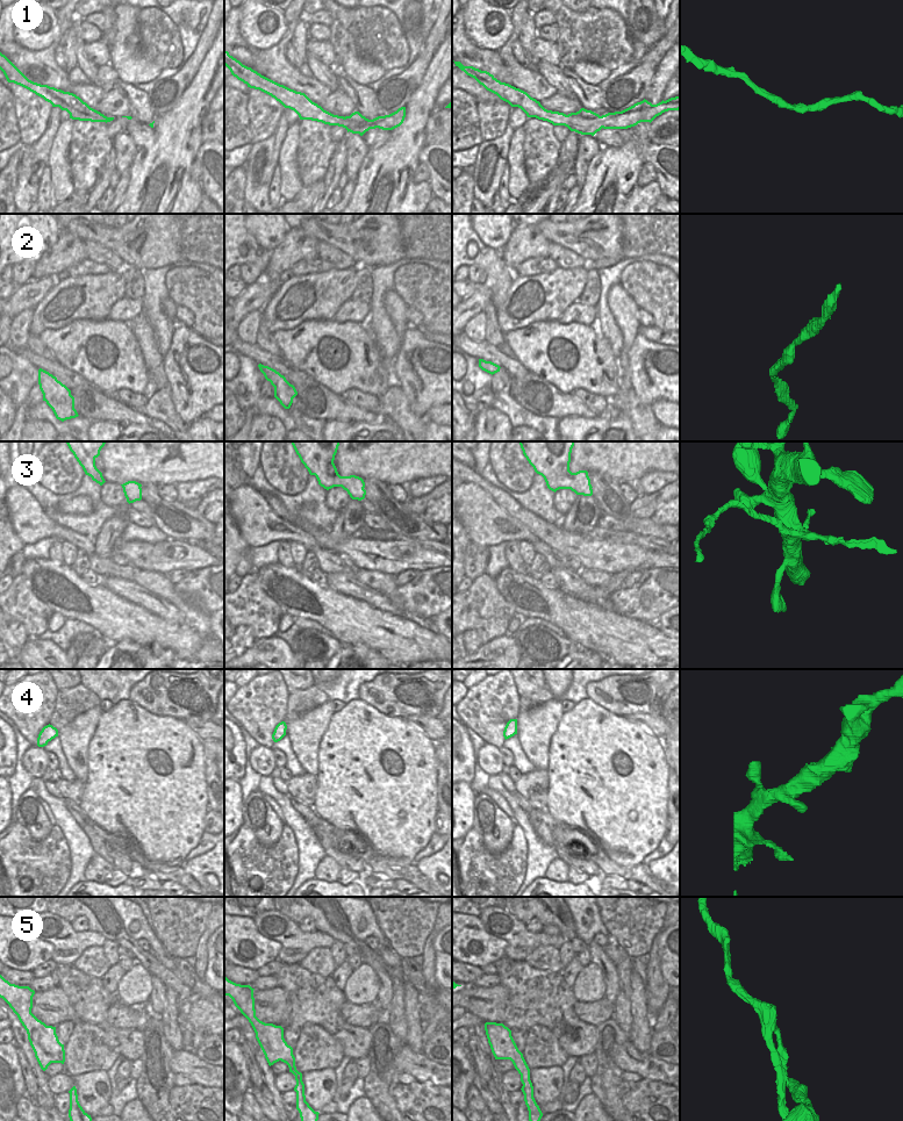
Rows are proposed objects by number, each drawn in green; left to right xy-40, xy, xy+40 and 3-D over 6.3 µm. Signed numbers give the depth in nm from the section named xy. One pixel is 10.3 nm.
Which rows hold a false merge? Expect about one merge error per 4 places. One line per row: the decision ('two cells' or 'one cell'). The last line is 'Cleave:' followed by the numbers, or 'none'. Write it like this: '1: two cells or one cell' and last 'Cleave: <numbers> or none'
1: one cell
2: one cell
3: two cells
4: one cell
5: one cell
Cleave: 3

